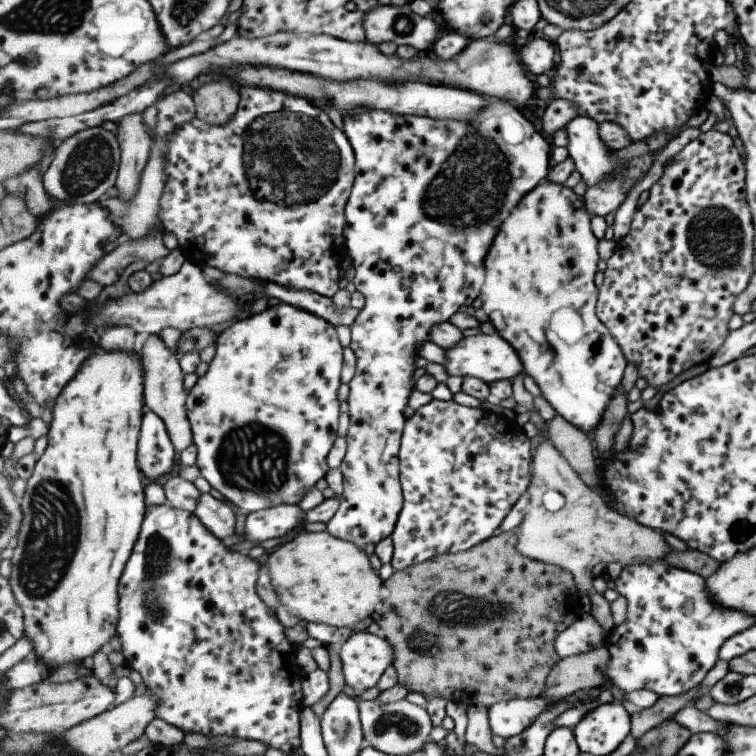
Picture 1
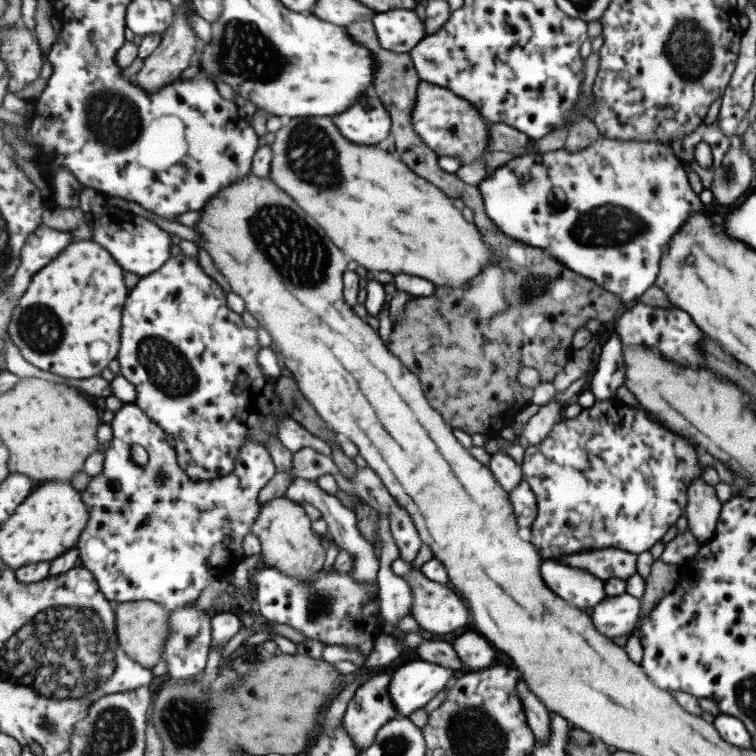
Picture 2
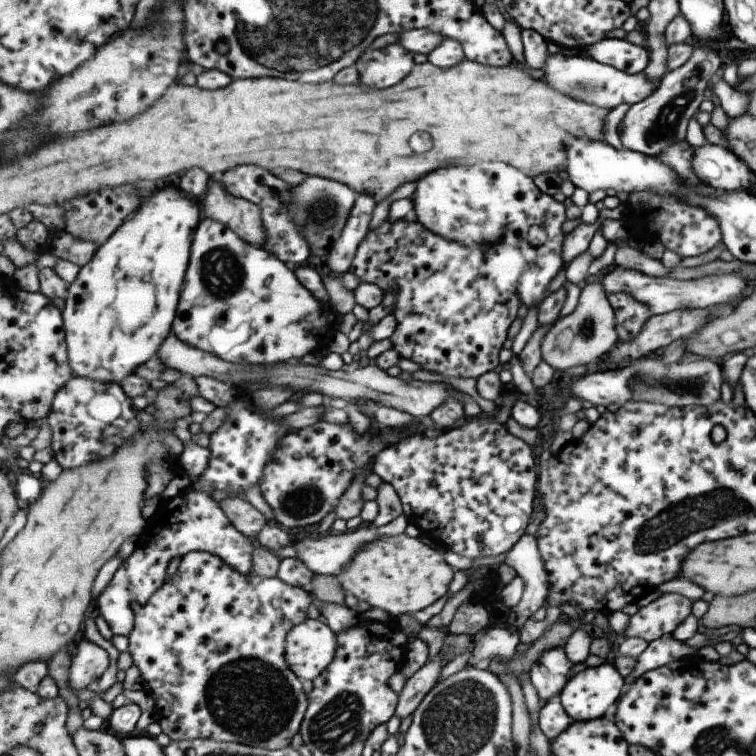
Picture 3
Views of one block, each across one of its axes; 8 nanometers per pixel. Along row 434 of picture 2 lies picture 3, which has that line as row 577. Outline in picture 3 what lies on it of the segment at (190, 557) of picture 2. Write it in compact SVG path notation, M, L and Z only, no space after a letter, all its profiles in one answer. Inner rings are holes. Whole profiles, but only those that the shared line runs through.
M186 488L174 497L159 500L155 514L146 519L147 528L138 536L134 551L122 561L111 582L99 596L95 606L114 635L129 637L136 630L135 610L131 602L145 606L147 601L166 582L173 558L184 557L193 551L207 551L219 555L237 572L253 573L255 541L247 538L231 521L221 502L209 491Z

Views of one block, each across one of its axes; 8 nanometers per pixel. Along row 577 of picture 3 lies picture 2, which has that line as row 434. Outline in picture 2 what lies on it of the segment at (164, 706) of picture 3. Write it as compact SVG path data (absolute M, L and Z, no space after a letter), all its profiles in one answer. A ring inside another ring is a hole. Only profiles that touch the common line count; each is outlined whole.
M181 253L175 257L171 257L163 268L157 270L156 273L149 276L142 277L142 279L135 285L133 290L130 290L128 296L127 306L125 306L124 314L124 328L121 330L121 348L118 355L118 362L120 363L120 375L128 378L135 387L137 387L137 400L135 404L139 405L153 421L161 428L167 431L167 434L175 436L175 449L177 449L178 462L185 472L196 479L197 481L210 481L217 477L223 477L231 472L237 466L237 457L241 453L241 447L245 443L245 439L255 439L259 443L265 445L265 435L275 435L279 437L279 430L277 430L277 415L285 413L283 408L283 400L277 394L278 378L267 376L261 373L257 367L257 359L262 347L257 342L257 329L248 326L244 321L242 314L233 312L227 306L227 293L221 287L220 282L216 278L211 277L205 268L201 266L198 257L186 256Z

